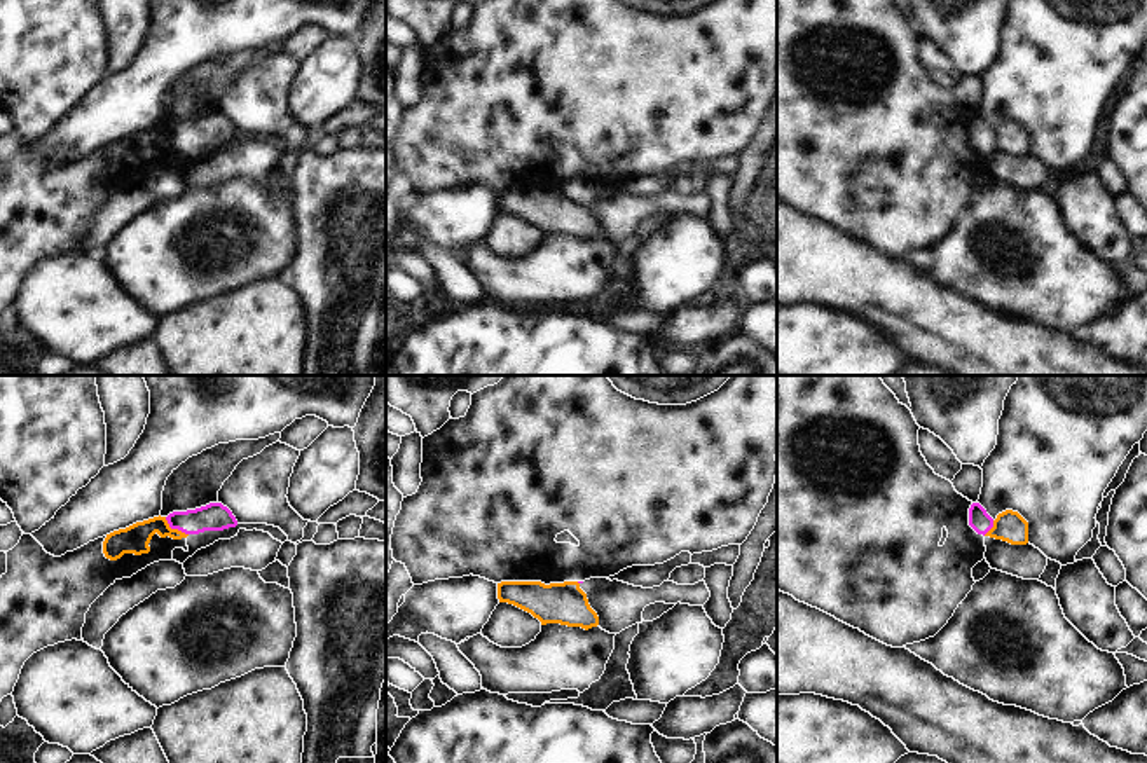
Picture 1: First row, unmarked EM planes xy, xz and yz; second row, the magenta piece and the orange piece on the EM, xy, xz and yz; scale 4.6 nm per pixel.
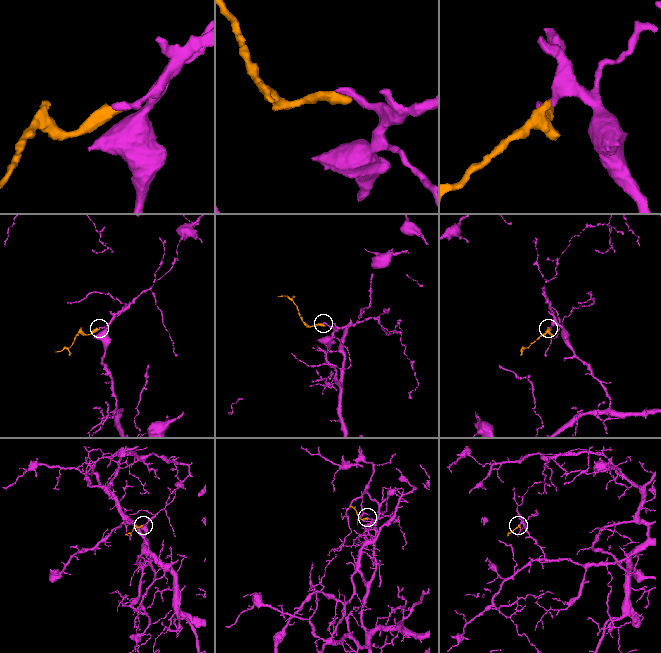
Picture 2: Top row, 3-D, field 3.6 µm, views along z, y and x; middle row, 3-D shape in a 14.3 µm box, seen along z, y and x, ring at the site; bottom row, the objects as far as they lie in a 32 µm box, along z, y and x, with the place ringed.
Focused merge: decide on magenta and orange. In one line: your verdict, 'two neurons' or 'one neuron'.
two neurons

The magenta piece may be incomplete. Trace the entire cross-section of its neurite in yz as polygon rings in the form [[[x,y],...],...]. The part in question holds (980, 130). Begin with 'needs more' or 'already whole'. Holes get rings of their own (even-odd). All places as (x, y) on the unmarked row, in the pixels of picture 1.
already whole; [[[972,112],[969,117],[969,134],[978,143],[986,143],[993,136],[993,127],[986,122],[986,119],[979,112]]]

